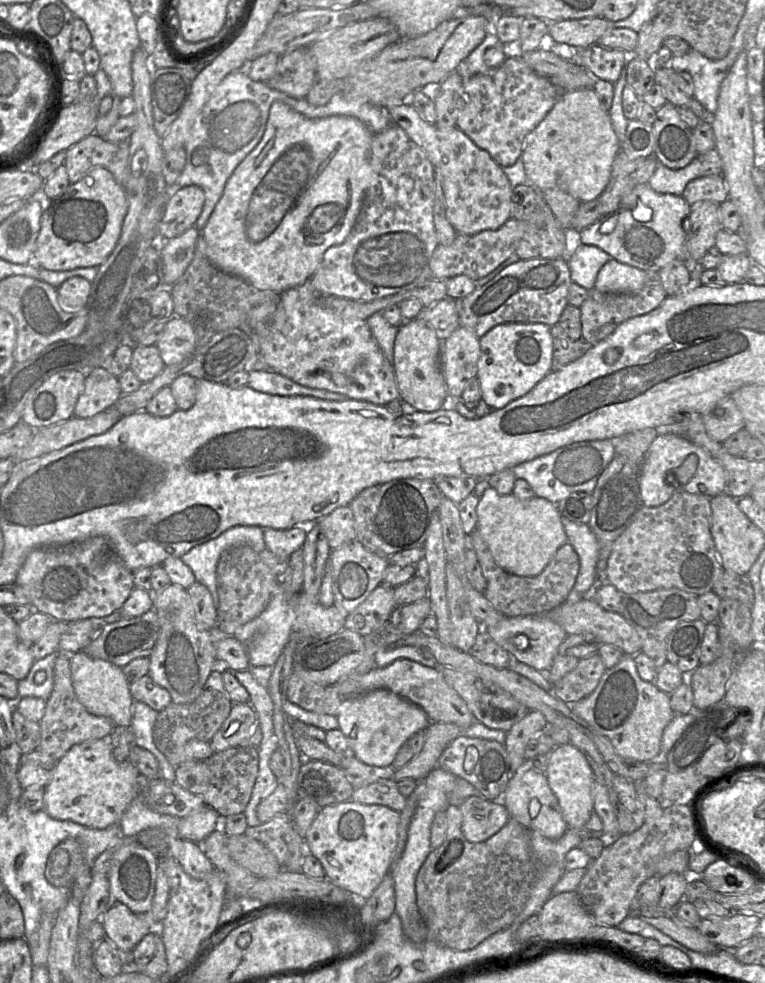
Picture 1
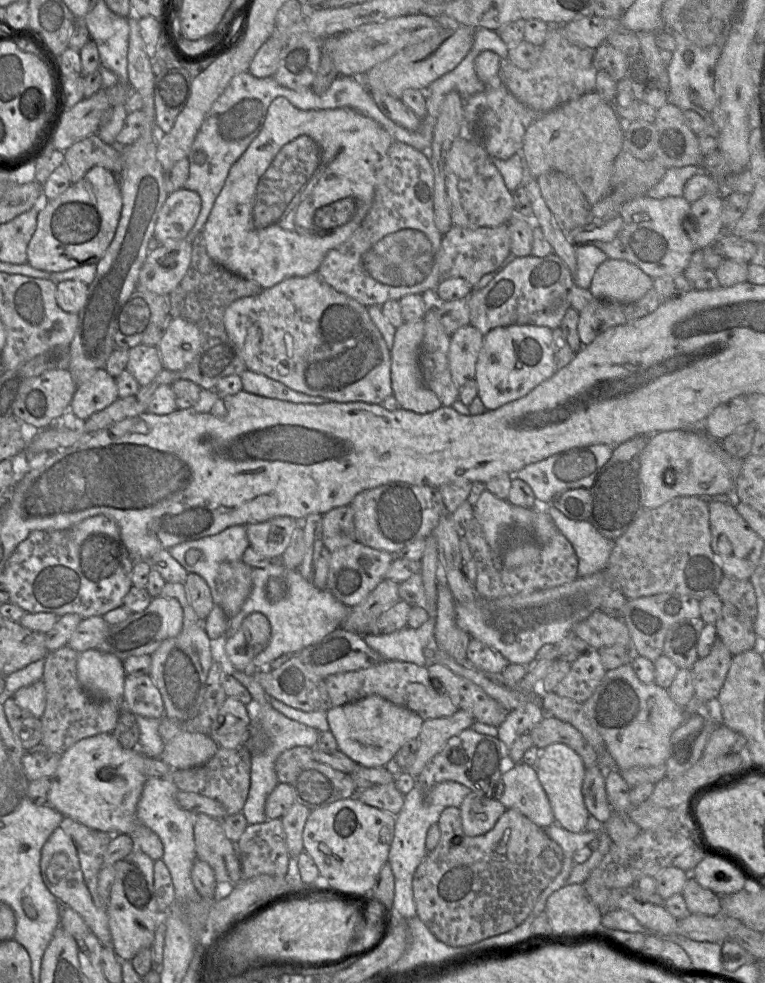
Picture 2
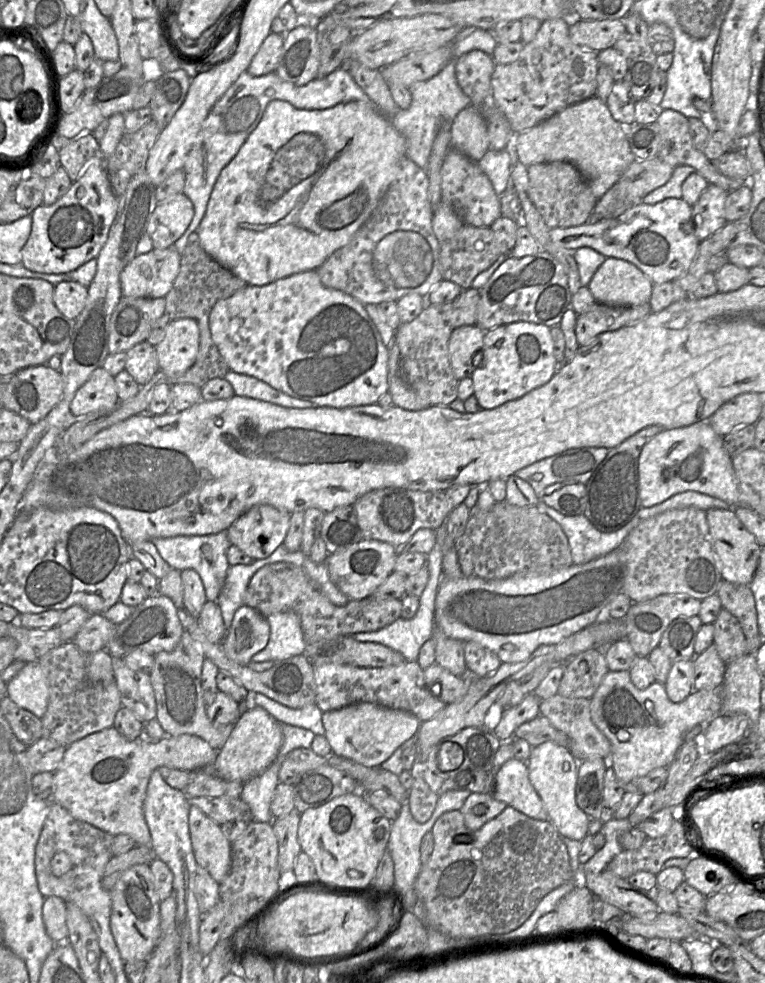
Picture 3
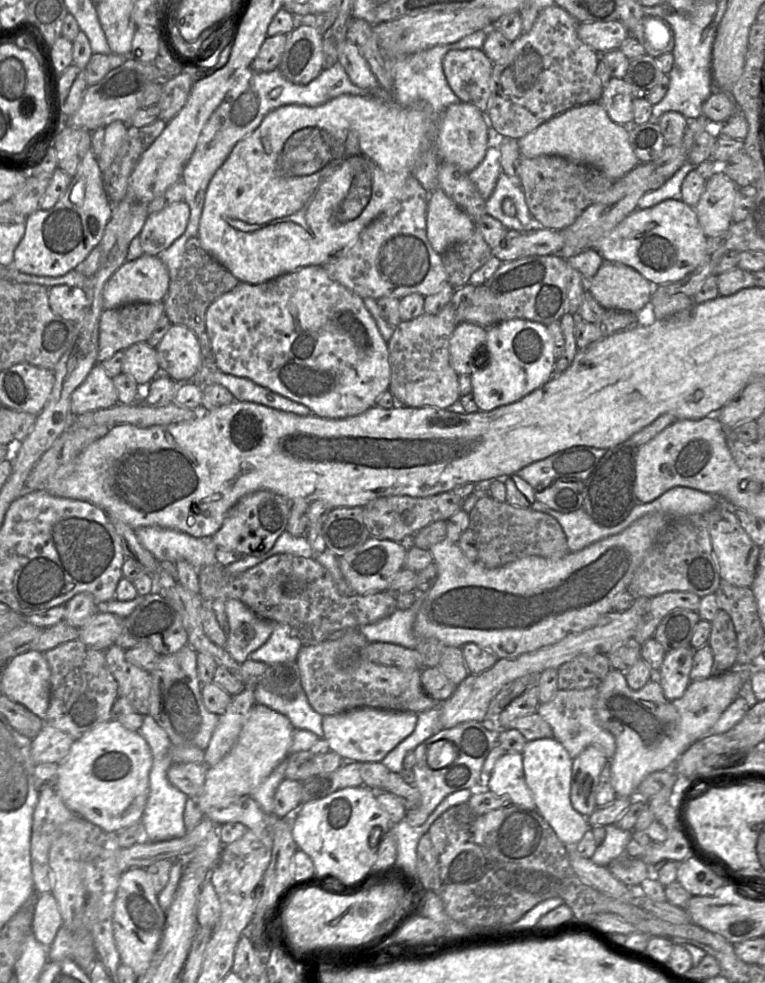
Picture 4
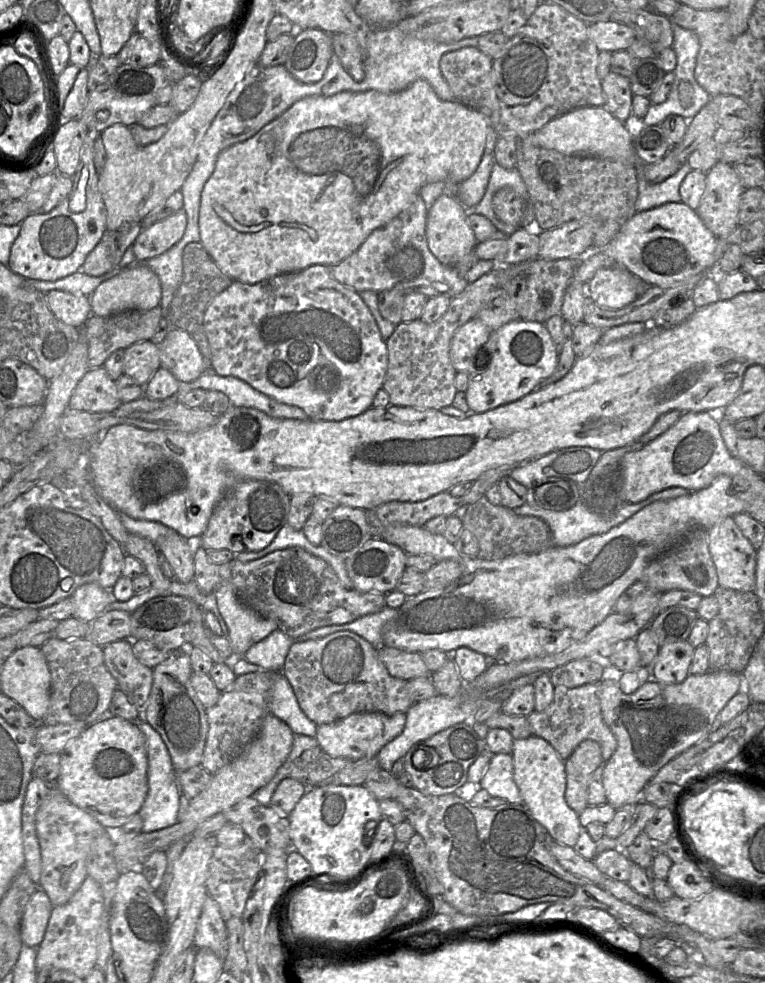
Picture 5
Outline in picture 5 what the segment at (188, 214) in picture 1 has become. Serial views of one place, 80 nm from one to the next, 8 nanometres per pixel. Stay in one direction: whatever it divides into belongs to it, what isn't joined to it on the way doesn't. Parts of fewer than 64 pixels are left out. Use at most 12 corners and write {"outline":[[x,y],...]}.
{"outline":[[180,209],[142,229],[132,250],[137,261],[162,254],[183,236]]}

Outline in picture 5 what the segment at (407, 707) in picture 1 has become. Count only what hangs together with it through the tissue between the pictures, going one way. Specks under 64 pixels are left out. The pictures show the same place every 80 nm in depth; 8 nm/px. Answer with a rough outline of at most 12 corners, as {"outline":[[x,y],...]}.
{"outline":[[357,712],[317,727],[322,751],[370,759],[406,713]]}

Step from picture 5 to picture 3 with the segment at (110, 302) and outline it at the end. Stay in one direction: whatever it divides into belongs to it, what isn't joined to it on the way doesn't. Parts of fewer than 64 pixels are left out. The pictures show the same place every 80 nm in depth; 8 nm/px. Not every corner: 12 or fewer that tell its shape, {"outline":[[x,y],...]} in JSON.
{"outline":[[172,245],[137,255],[122,296],[165,297],[179,273]]}

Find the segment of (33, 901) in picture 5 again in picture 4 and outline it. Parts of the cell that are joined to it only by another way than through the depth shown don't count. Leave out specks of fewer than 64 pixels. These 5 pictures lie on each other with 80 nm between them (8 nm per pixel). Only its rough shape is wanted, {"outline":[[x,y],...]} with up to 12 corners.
{"outline":[[37,894],[31,924],[49,947],[63,920],[55,897]]}

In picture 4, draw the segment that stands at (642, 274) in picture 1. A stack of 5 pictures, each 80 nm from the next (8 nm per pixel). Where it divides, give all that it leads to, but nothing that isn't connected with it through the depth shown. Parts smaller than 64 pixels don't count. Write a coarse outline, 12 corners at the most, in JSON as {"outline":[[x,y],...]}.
{"outline":[[604,262],[587,291],[606,310],[650,306],[654,284],[633,268]]}

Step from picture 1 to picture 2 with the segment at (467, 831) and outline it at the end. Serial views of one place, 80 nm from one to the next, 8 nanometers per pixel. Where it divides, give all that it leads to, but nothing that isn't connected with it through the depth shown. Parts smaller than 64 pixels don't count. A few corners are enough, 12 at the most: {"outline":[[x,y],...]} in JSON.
{"outline":[[474,792],[459,808],[464,833],[489,832],[506,811]]}

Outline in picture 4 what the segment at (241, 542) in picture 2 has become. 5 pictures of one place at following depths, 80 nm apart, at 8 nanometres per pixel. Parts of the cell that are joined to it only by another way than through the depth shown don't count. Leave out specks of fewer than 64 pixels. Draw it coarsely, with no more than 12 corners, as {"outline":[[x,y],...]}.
{"outline":[[159,526],[134,529],[159,561],[218,564],[212,538]]}

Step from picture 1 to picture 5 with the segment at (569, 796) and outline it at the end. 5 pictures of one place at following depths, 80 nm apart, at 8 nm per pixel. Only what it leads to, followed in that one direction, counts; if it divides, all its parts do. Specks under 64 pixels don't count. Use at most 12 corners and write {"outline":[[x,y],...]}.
{"outline":[[546,740],[513,741],[523,804],[555,842],[583,827],[565,800],[565,761]]}

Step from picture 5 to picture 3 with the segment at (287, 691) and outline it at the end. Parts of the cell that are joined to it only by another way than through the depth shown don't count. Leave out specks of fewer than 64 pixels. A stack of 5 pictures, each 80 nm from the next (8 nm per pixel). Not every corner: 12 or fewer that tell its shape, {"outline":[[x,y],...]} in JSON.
{"outline":[[259,692],[249,700],[280,723],[325,735],[323,712],[315,703],[289,708]]}

